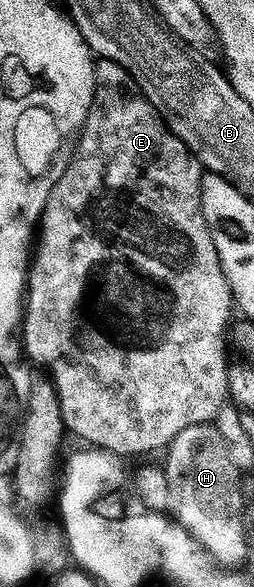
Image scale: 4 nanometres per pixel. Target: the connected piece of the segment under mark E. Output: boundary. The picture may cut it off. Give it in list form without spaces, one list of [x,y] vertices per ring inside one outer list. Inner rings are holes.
[[[101,60],[95,66],[94,72],[96,74],[96,86],[92,92],[92,102],[88,108],[88,113],[84,116],[84,126],[80,129],[79,137],[76,138],[76,149],[72,152],[72,158],[68,161],[66,171],[62,171],[58,183],[54,183],[54,187],[46,199],[44,213],[40,217],[38,240],[35,242],[34,252],[30,257],[30,268],[26,274],[26,306],[22,322],[22,349],[29,362],[37,361],[38,364],[45,365],[49,369],[47,372],[50,374],[52,384],[56,387],[56,394],[62,407],[64,428],[71,436],[73,433],[74,436],[81,437],[84,441],[89,441],[92,444],[89,446],[105,453],[115,453],[117,455],[125,455],[124,453],[152,453],[155,449],[163,450],[178,435],[178,431],[186,431],[186,427],[215,422],[216,416],[220,414],[220,408],[229,400],[228,366],[230,356],[228,357],[227,351],[224,350],[224,339],[226,343],[226,338],[230,333],[230,322],[233,320],[234,302],[232,292],[228,286],[228,280],[222,271],[222,263],[218,259],[218,251],[214,247],[214,239],[210,235],[210,227],[206,227],[206,215],[202,215],[202,179],[206,172],[204,166],[188,150],[186,143],[182,143],[182,139],[178,139],[178,135],[174,135],[174,131],[170,131],[167,123],[160,118],[160,112],[149,103],[144,92],[138,87],[138,83],[124,68],[113,61]]]

